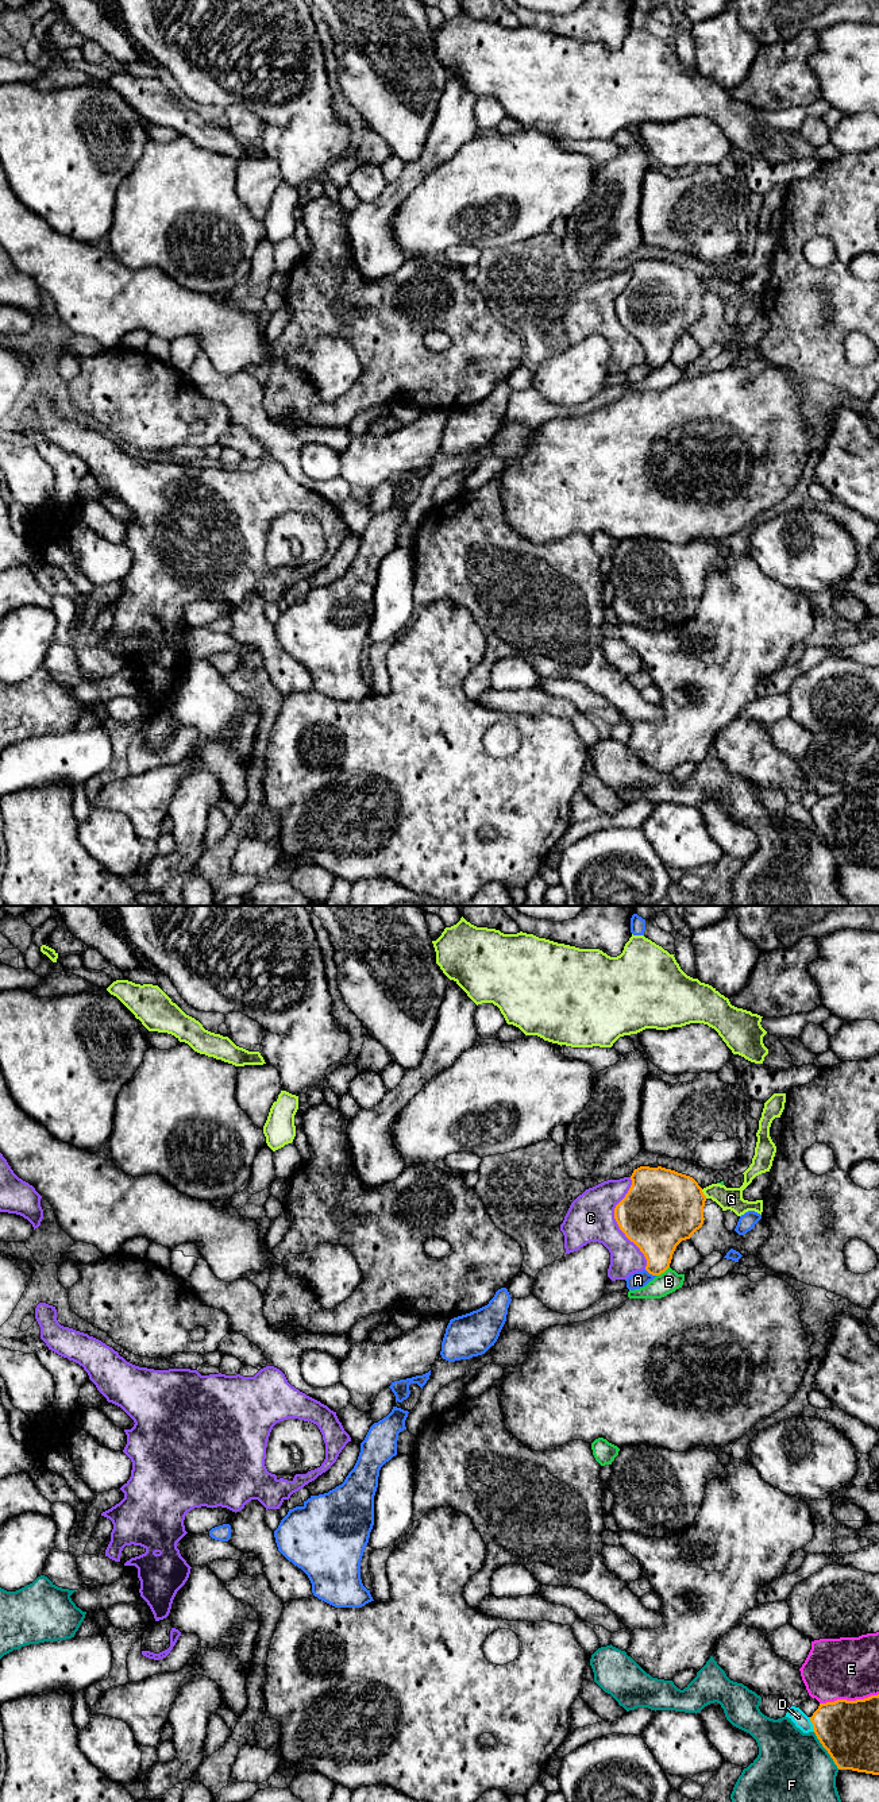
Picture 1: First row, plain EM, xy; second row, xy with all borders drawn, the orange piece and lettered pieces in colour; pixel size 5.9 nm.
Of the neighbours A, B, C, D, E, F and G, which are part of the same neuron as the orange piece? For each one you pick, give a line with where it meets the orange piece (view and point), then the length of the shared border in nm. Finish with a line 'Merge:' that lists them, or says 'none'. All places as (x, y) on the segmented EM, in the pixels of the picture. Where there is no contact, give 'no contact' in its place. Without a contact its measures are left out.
B: meets orange in xy at (662, 1272); contact 100 nm long
Merge: B

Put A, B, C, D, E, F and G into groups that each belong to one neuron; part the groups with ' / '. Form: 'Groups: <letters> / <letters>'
Groups: A / B / C / D F / E / G

